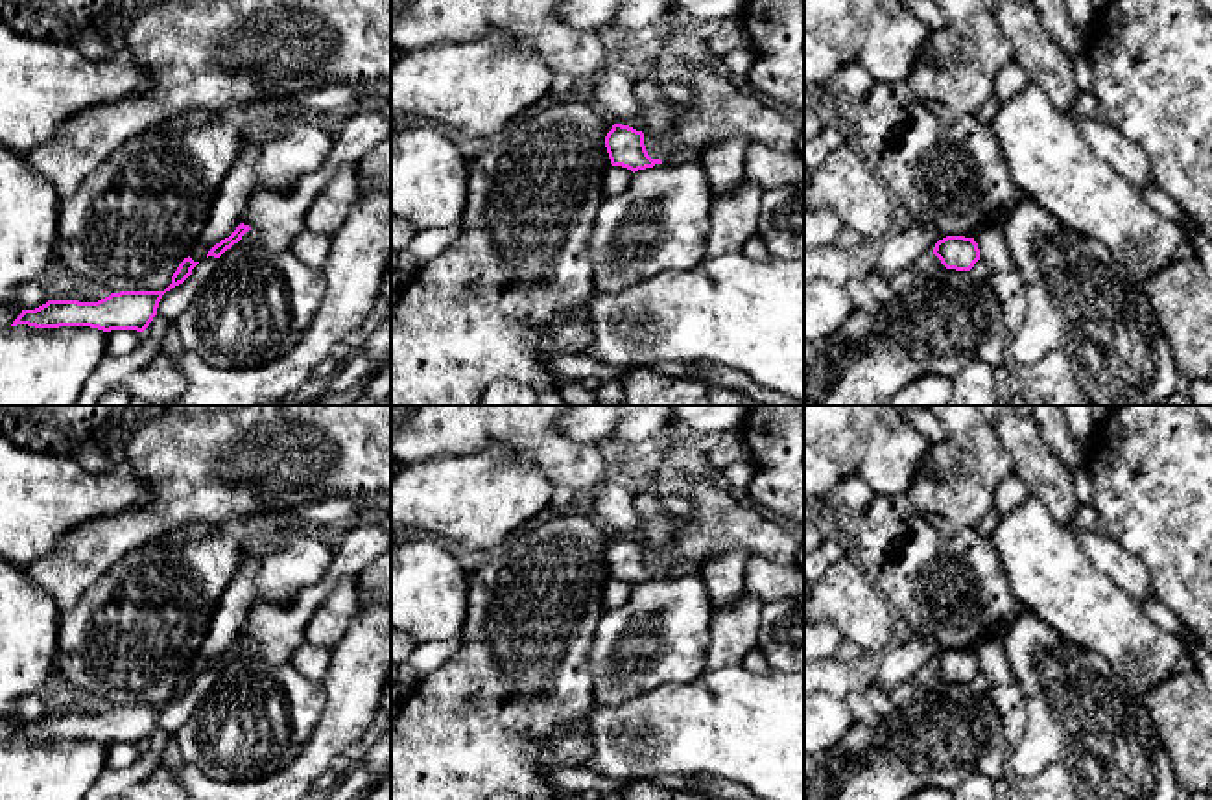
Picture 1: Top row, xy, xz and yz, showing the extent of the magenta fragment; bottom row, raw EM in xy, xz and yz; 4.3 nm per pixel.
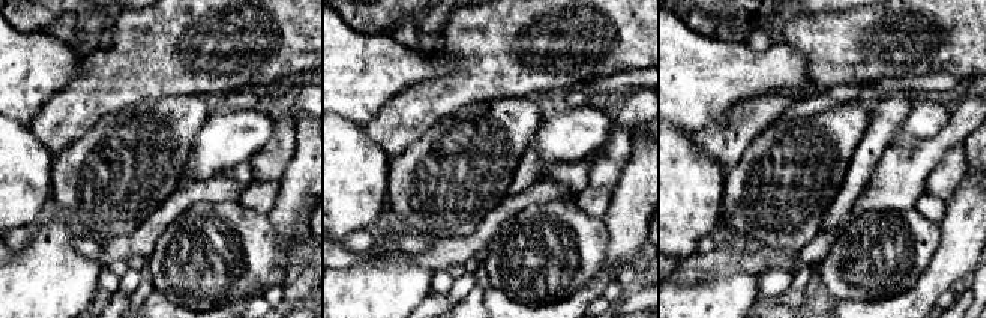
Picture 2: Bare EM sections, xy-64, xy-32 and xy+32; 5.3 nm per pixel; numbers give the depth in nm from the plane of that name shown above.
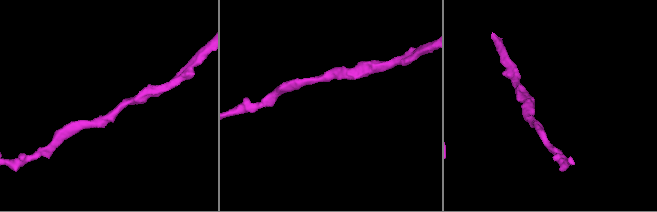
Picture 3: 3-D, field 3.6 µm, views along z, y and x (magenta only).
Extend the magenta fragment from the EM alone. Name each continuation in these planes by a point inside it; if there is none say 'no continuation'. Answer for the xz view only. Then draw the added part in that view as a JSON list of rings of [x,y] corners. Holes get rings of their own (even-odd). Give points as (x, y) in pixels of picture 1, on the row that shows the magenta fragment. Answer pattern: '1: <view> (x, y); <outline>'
no continuation

